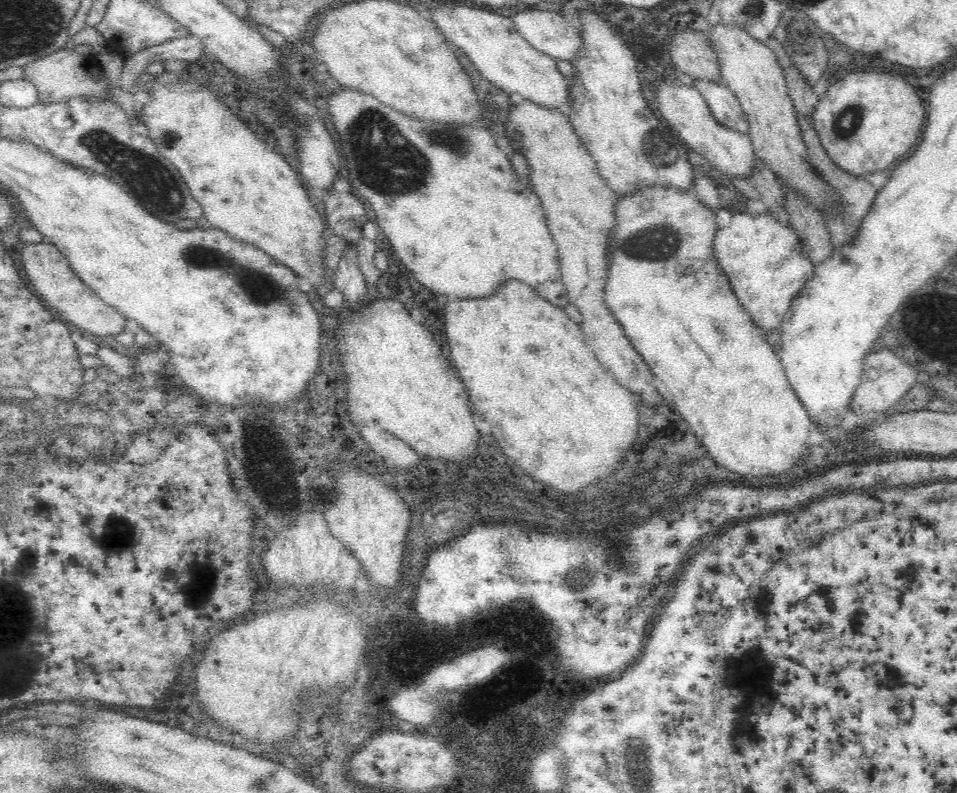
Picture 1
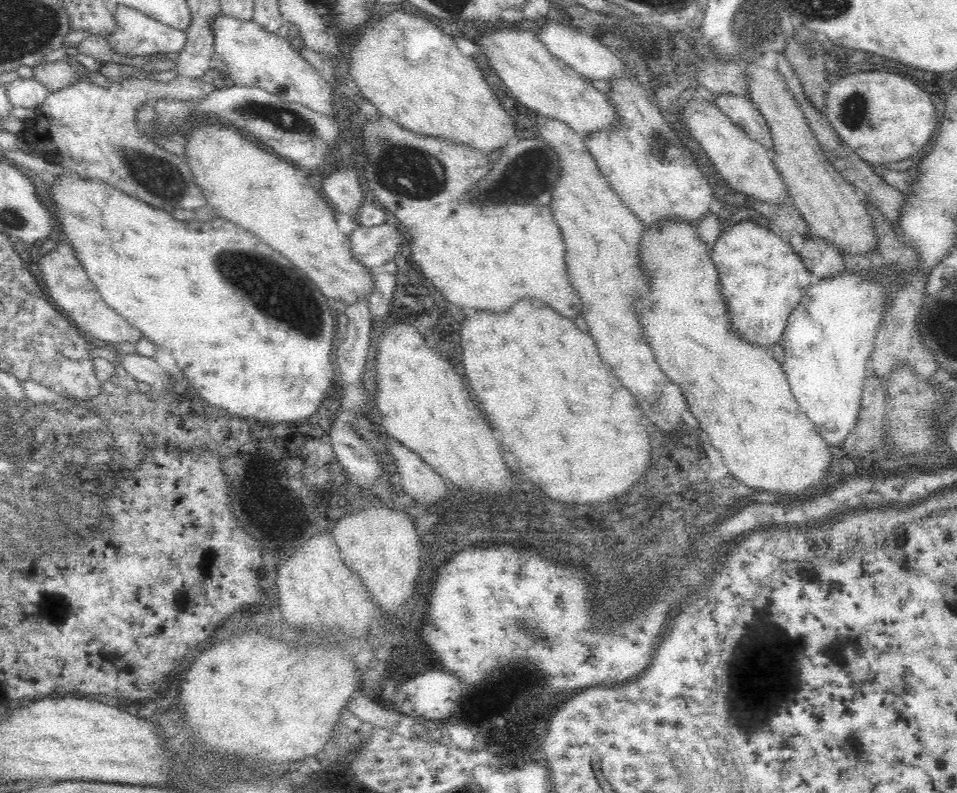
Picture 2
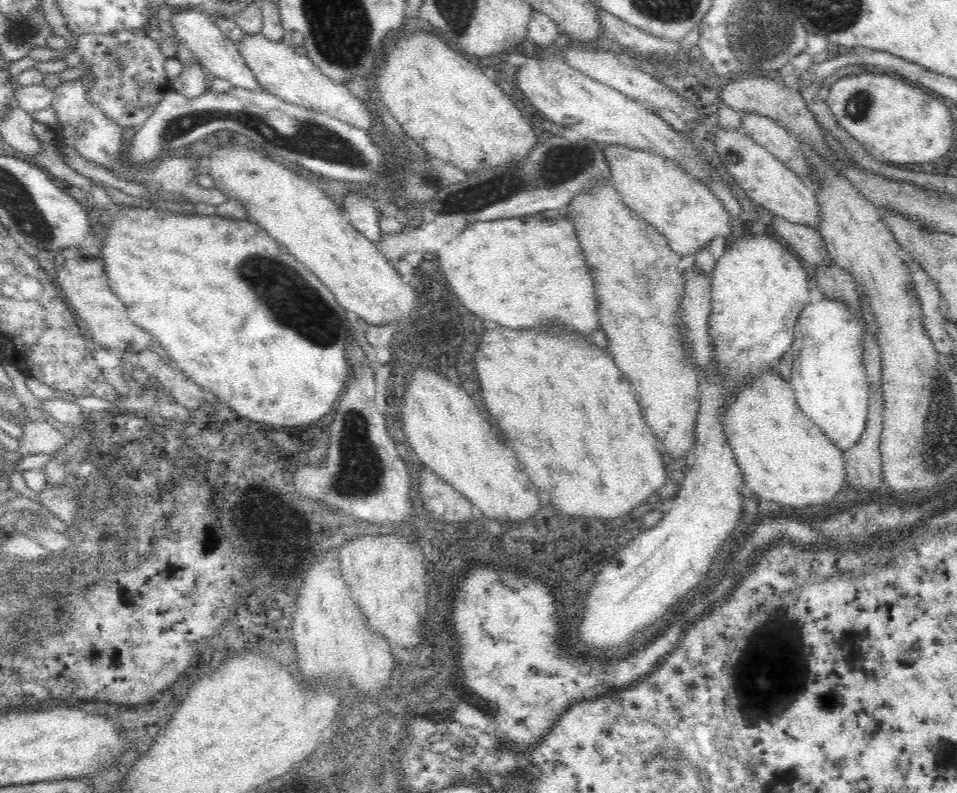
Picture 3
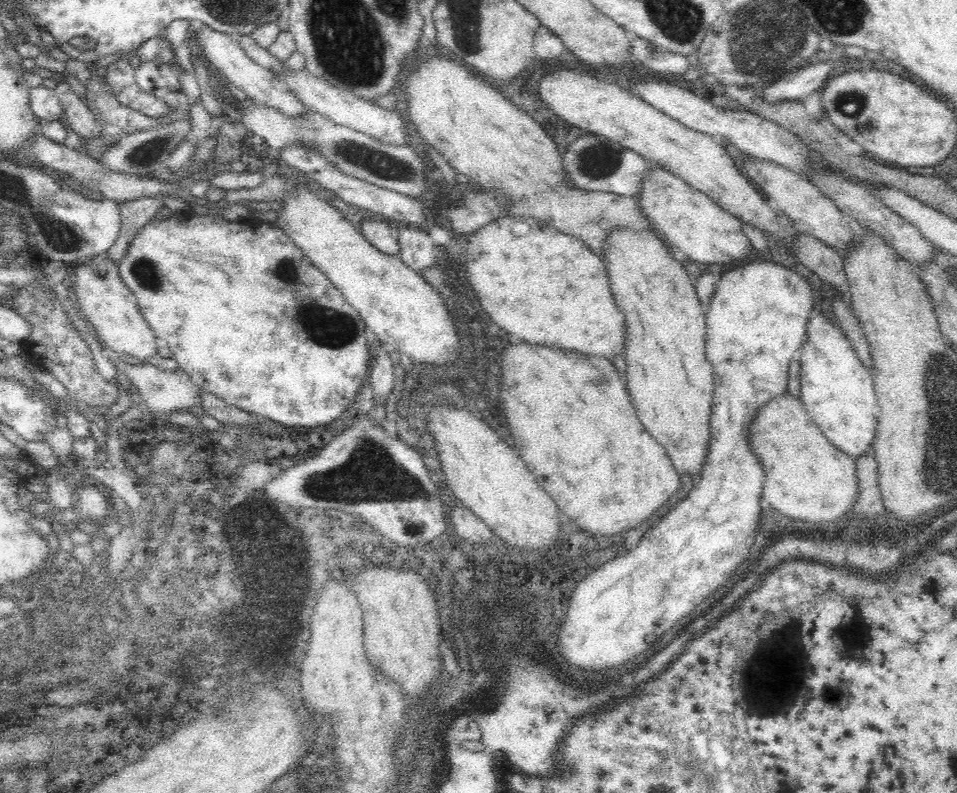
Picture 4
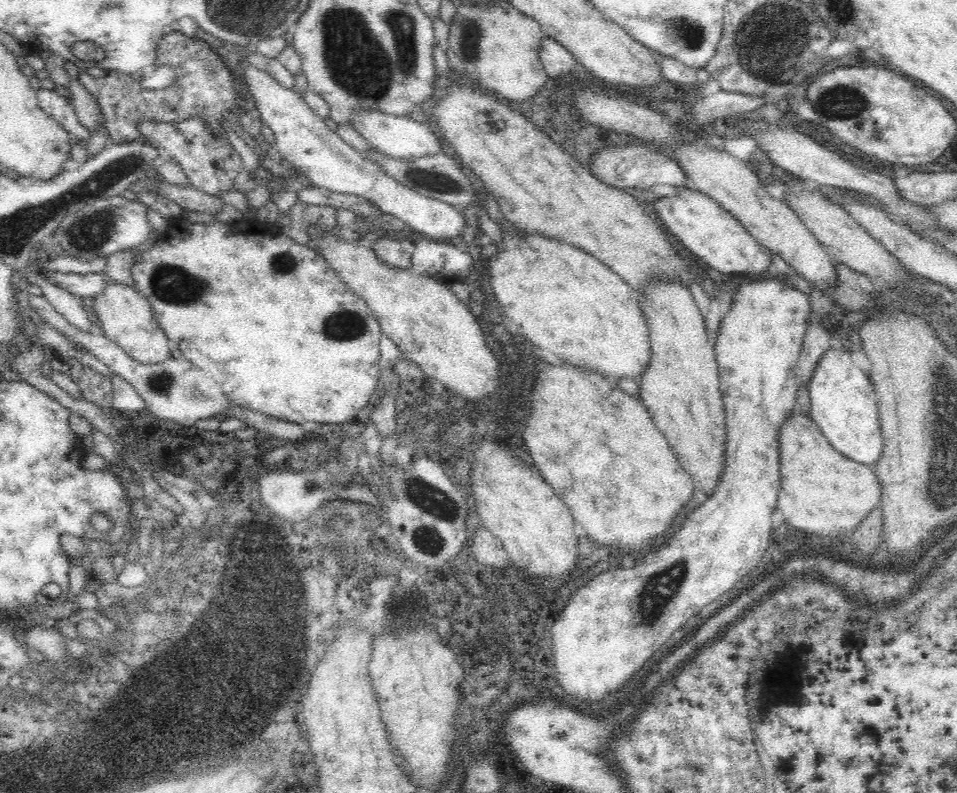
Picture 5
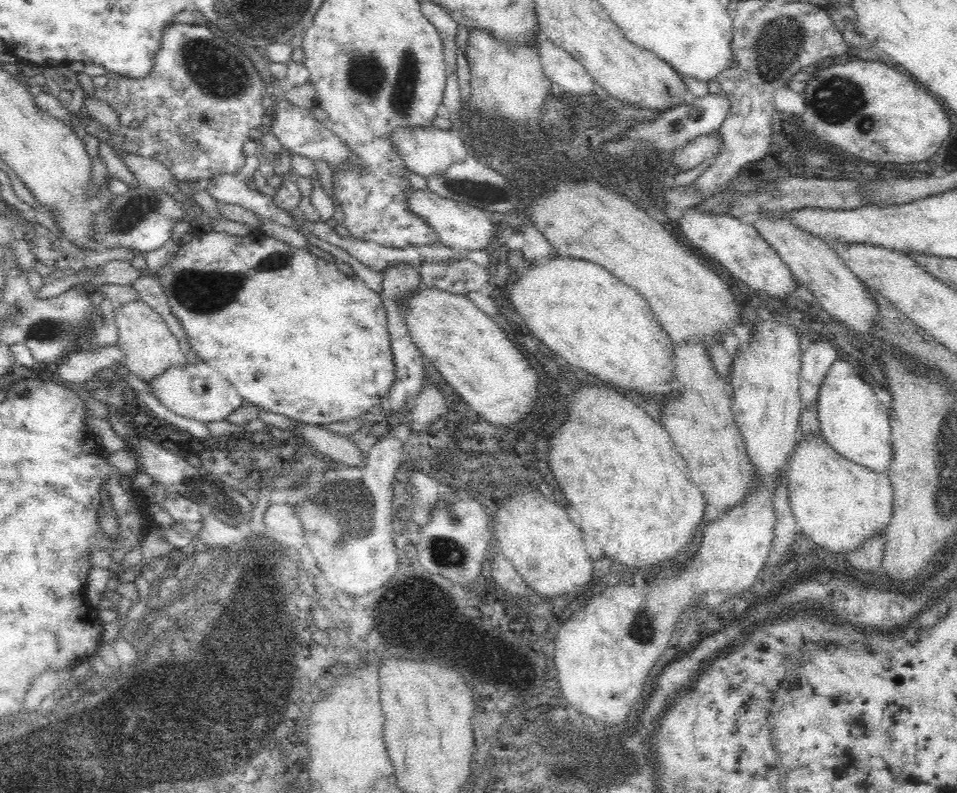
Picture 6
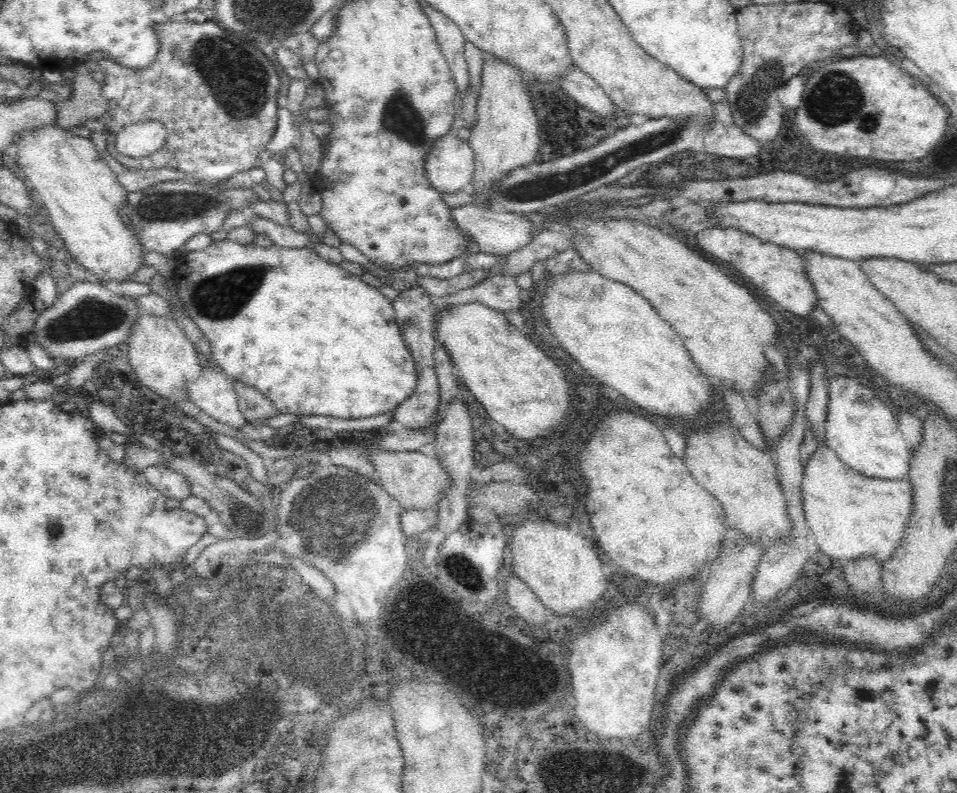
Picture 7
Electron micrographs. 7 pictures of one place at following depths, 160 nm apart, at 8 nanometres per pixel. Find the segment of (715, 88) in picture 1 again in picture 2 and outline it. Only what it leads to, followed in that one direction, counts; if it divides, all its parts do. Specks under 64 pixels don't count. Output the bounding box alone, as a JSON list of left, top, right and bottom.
[715,95,775,154]

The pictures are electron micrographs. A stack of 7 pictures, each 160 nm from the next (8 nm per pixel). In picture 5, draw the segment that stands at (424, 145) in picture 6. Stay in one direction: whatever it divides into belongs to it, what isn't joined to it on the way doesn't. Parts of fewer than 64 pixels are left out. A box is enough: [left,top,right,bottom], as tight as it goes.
[351,111,446,162]

